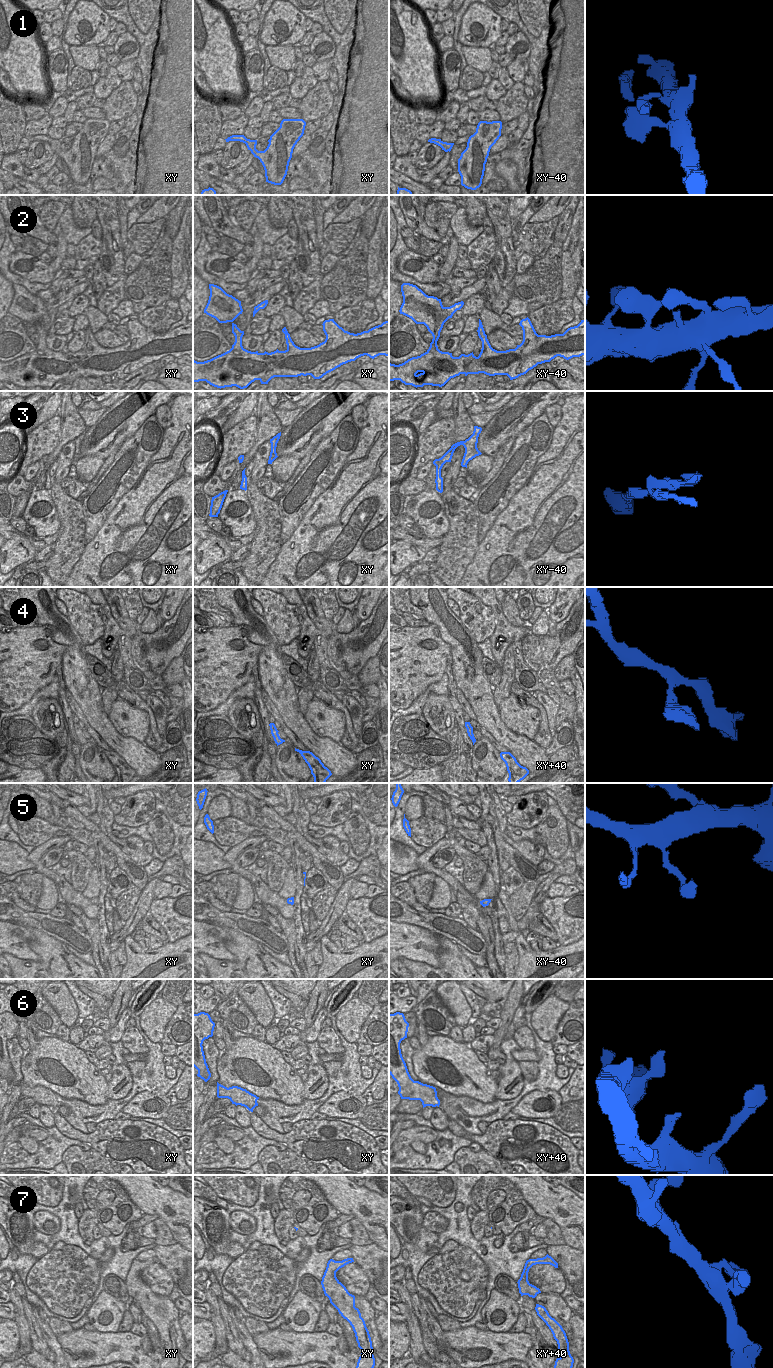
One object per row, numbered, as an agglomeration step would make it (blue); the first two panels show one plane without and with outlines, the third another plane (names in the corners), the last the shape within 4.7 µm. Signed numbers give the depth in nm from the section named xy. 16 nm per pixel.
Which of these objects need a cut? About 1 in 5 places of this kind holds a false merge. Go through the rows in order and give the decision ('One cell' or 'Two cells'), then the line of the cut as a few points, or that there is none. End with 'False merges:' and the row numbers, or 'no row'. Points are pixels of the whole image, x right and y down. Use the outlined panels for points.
1: One cell. No split
2: One cell. No split
3: One cell. No split
4: One cell. No split
5: One cell. No split
6: One cell. No split
7: One cell. No split
False merges: no row

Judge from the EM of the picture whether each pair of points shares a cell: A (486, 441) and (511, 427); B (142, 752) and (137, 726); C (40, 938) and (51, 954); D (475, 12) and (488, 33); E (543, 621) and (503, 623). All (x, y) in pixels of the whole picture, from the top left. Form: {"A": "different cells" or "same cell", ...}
{"A": "same cell", "B": "different cells", "C": "same cell", "D": "same cell", "E": "same cell"}

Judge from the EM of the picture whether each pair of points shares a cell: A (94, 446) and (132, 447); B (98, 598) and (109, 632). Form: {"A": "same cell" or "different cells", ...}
{"A": "different cells", "B": "same cell"}

